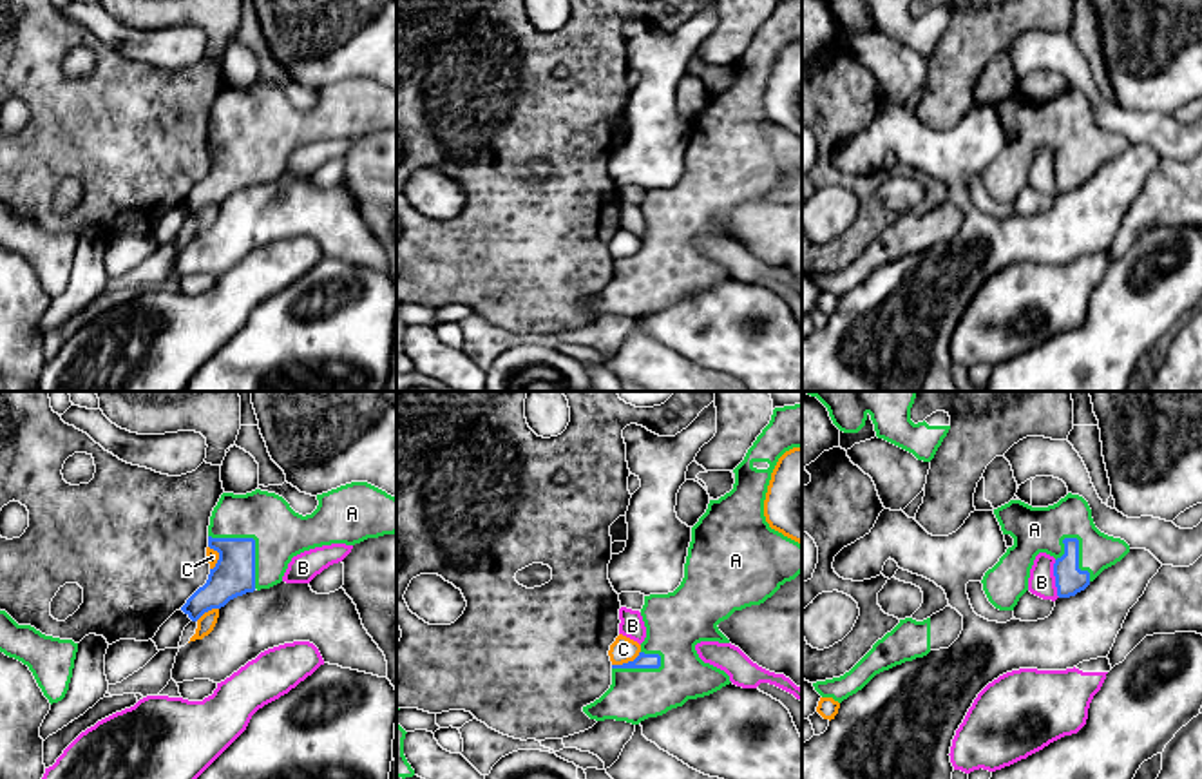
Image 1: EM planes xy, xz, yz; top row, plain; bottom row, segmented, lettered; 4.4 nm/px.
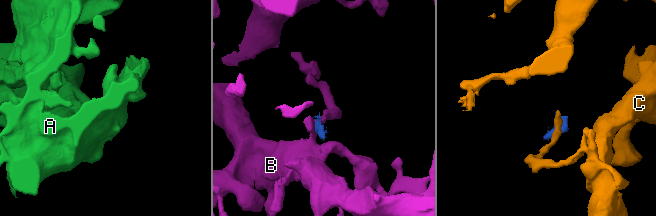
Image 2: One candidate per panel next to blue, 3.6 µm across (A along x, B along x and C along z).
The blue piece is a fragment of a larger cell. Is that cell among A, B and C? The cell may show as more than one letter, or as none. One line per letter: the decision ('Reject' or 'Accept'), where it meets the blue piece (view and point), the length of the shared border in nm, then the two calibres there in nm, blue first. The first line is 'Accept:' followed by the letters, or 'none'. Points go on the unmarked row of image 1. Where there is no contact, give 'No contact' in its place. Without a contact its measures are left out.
Accept: A
A: Accept. Touches blue at xy (254, 136). Shared border 320 nm. Thickness 190 nm (blue) against 240 nm
B: Reject. Touches blue at yz (1056, 173). Shared border 170 nm. Thickness 130 nm (blue) against 120 nm
C: Reject. Touches blue at xz (629, 256). Shared border 140 nm. Thickness 70 nm (blue) against 110 nm

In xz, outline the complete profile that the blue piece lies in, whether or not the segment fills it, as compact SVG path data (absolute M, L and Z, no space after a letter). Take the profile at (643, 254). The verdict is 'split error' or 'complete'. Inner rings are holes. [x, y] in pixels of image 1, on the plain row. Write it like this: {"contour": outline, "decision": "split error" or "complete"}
{"contour": "M802 0L775 2L769 18L731 65L733 83L719 94L710 94L706 107L692 121L681 179L668 188L644 190L641 210L646 232L641 246L634 255L612 259L610 283L583 301L590 313L639 319L731 277L724 264L699 252L695 239L701 236L730 237L717 221L720 216L735 205L764 197L802 167L802 139L771 123L764 111L771 67L778 53L793 42L802 42Z", "decision": "split error"}

